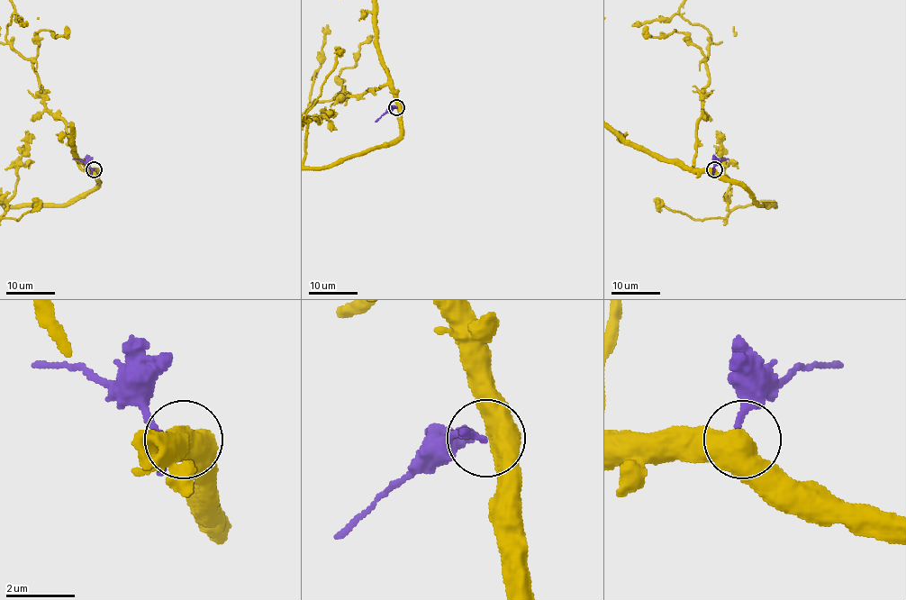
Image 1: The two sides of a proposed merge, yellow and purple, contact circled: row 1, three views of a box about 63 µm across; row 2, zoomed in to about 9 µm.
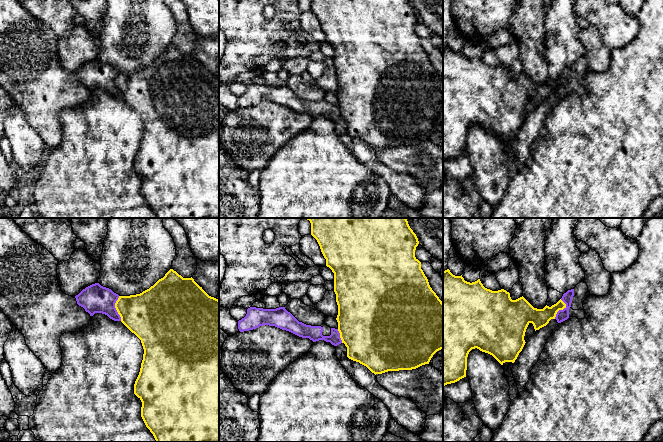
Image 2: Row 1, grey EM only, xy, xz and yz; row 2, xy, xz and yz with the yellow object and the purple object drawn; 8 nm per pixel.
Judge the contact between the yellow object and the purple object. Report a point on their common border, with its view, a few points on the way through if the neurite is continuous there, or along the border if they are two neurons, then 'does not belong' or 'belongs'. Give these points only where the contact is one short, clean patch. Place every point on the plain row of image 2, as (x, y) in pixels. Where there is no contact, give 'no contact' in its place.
xy (115, 83) | along xy (118, 72), (115, 78), (115, 85), (121, 96) | does not belong

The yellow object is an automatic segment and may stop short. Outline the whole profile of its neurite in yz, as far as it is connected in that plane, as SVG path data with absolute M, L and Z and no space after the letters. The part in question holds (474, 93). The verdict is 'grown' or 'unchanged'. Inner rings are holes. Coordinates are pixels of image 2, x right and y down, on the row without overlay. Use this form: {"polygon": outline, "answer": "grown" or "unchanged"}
{"polygon": "M449 45L443 47L443 162L455 159L466 153L467 133L472 125L492 131L501 141L505 138L514 139L525 121L525 108L530 99L535 107L546 102L551 95L555 95L559 86L566 84L560 75L551 83L534 84L523 72L512 76L510 69L504 65L492 67L483 62L480 55L467 58L461 52L453 51Z", "answer": "unchanged"}

